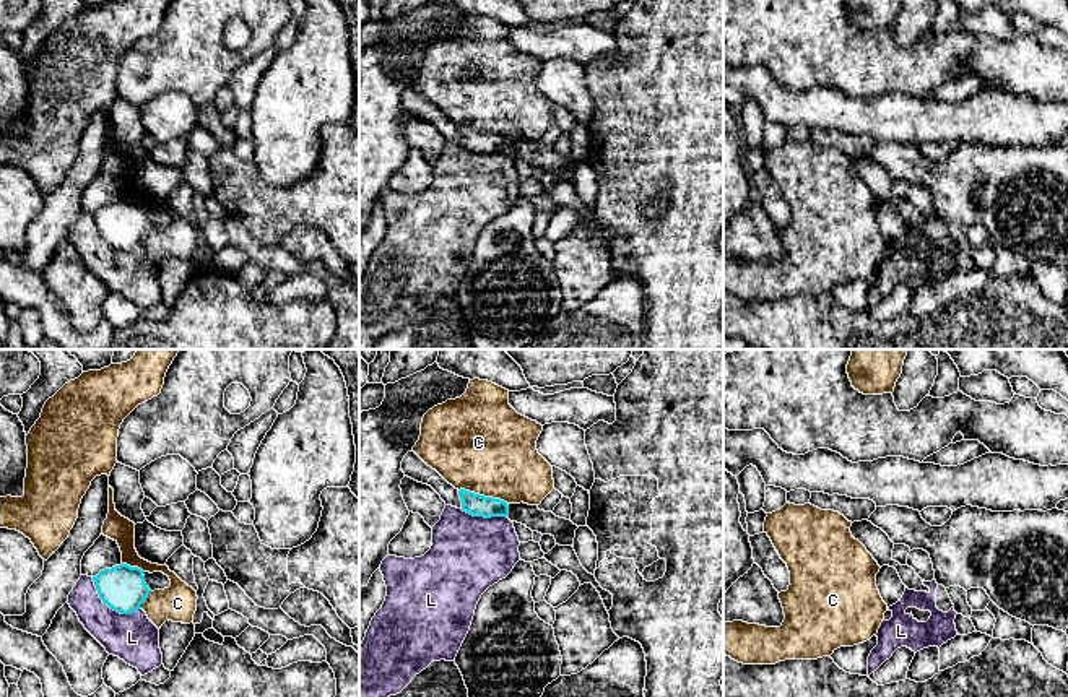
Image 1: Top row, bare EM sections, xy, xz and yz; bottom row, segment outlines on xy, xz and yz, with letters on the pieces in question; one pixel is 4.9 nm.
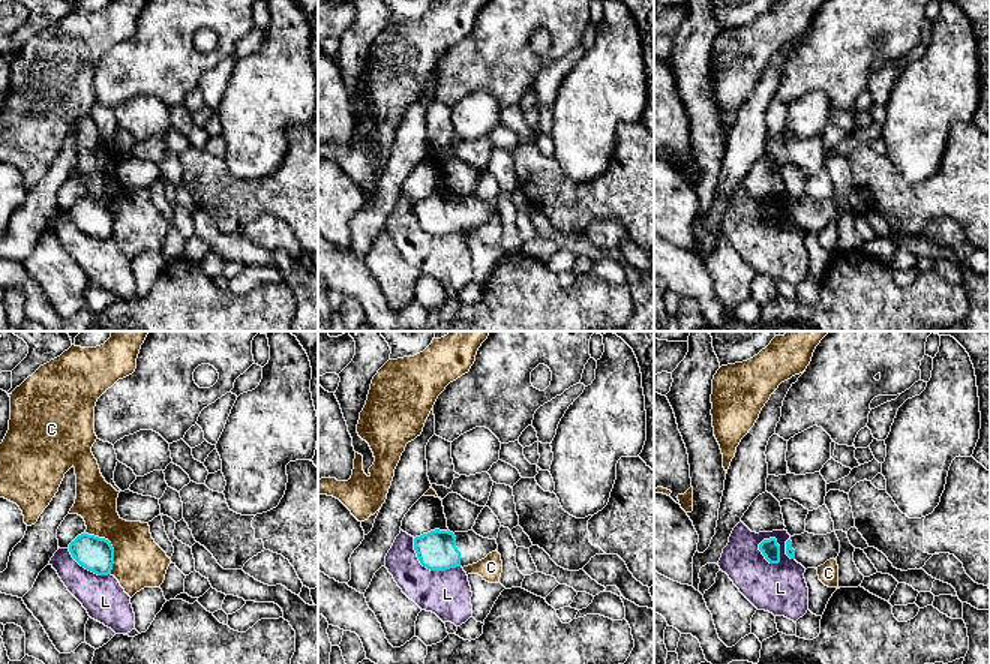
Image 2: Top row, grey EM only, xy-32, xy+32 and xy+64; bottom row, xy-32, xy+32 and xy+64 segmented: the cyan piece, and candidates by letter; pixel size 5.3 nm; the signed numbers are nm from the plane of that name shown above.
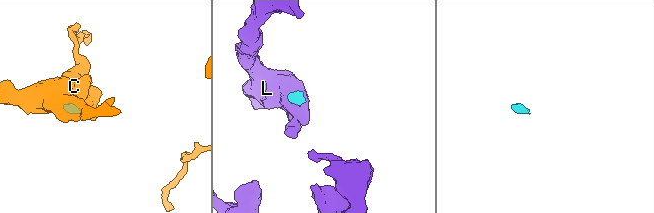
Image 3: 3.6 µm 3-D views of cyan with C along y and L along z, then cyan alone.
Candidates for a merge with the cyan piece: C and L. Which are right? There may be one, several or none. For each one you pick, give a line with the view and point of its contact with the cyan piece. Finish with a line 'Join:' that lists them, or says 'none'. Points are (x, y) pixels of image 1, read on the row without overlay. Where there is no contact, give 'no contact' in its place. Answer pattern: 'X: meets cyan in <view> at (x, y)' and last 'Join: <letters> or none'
Join: none

